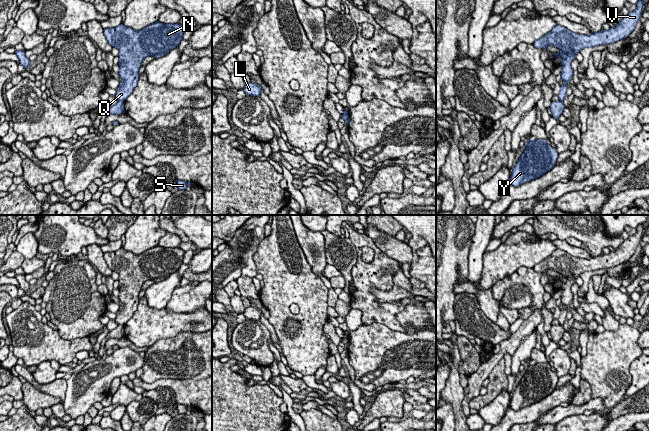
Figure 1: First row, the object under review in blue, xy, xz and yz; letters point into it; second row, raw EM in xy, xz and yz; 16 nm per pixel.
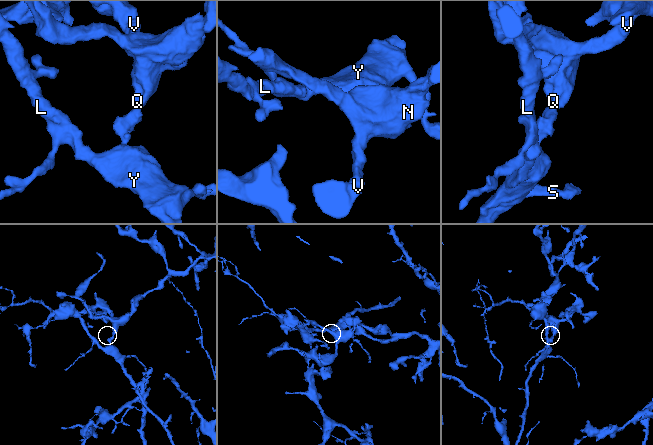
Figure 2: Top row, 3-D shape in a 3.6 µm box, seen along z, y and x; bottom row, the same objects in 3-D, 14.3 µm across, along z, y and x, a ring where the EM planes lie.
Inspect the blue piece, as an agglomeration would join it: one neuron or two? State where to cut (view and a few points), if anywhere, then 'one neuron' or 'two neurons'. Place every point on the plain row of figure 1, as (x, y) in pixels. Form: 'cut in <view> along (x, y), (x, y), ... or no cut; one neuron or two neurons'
cut in xy along (118, 324), (123, 325); two neurons

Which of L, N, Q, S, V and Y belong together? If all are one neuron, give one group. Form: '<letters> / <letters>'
L S Y / N Q V

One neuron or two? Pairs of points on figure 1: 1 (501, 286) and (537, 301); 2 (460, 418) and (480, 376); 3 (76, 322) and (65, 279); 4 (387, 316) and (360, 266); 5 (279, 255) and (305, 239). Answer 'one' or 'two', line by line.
1: one
2: two
3: one
4: one
5: two

